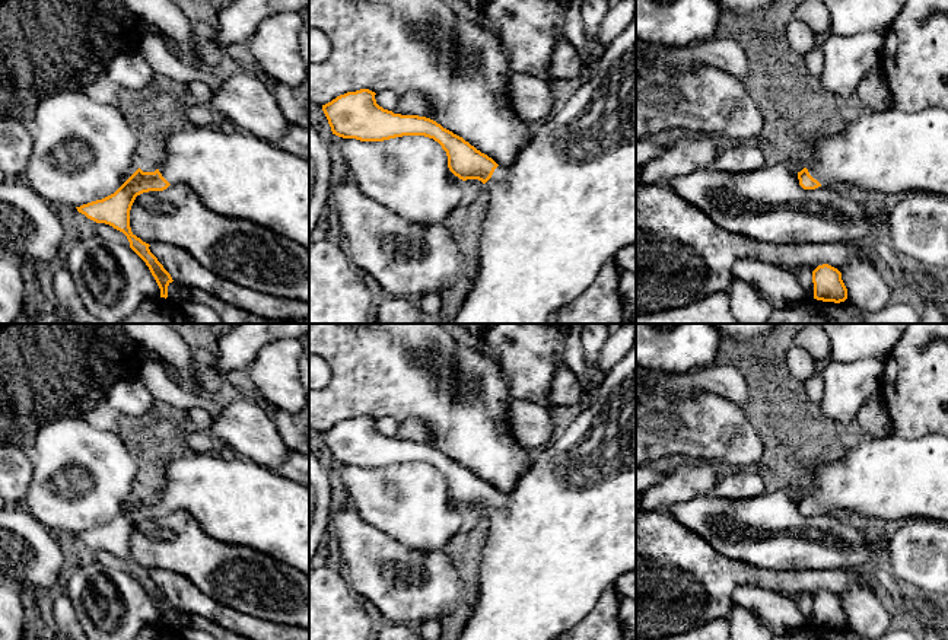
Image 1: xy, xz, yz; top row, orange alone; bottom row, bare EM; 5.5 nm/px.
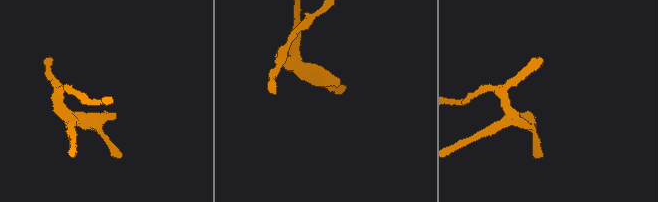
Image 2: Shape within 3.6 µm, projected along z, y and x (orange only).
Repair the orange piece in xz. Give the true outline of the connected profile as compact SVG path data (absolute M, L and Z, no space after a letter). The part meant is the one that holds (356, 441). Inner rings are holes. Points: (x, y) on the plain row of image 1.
M636 340L629 353L604 373L592 397L588 410L532 459L510 493L499 493L430 445L384 436L369 415L347 418L322 432L331 458L338 464L384 468L424 462L442 472L455 503L484 510L489 534L475 571L477 601L458 640L557 640L595 608L617 577L636 571Z

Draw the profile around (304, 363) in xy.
M309 337L303 341L303 353L299 360L300 382L309 395Z

